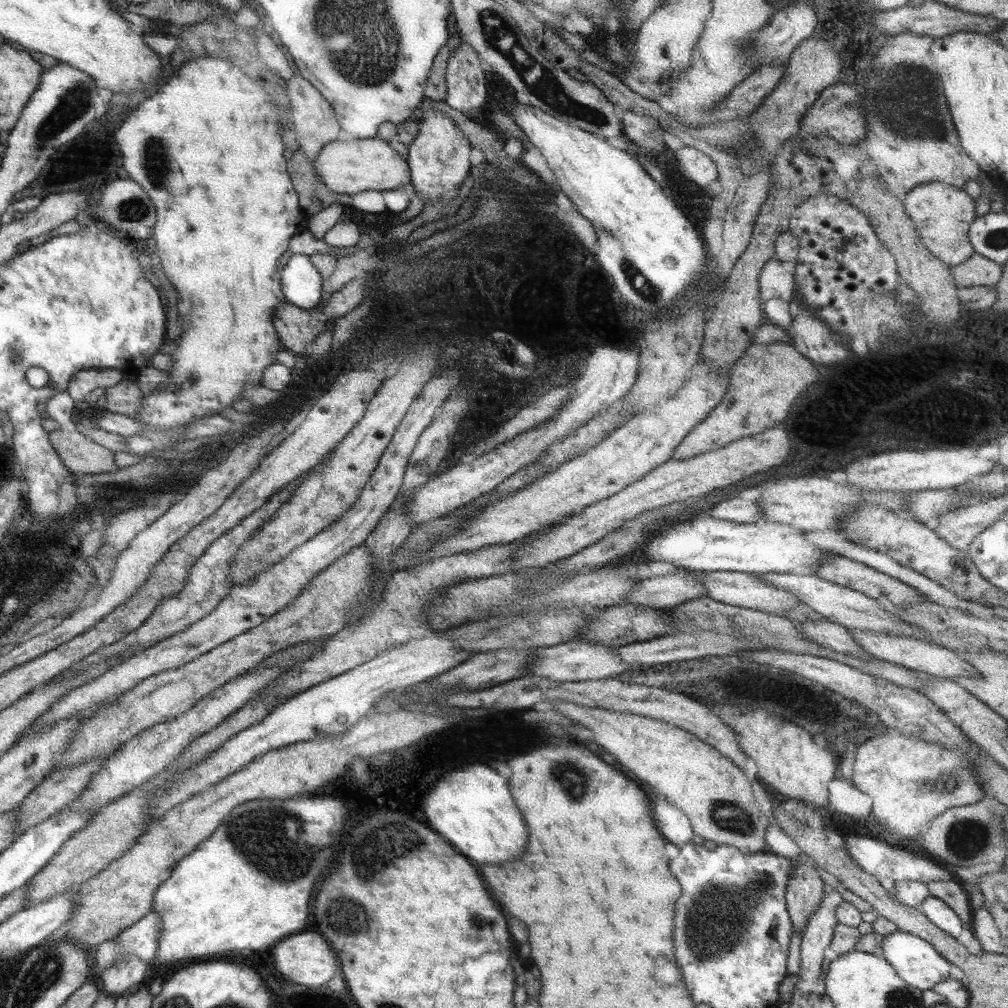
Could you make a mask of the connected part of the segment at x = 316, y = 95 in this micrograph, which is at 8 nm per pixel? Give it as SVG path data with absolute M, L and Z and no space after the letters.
M297 71L286 80L287 95L289 96L289 107L294 120L296 140L301 146L300 149L313 162L318 156L319 150L328 142L345 137L343 128L338 122L335 110L331 104L320 94L320 91L308 82Z

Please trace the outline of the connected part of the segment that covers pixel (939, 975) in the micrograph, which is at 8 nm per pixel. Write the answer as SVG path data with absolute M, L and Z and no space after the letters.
M896 931L884 937L882 941L883 957L894 967L898 977L906 984L920 991L932 990L936 984L950 978L951 962L941 957L941 954L923 938Z

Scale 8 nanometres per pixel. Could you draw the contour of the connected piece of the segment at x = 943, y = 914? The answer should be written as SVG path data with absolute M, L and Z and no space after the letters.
M928 895L925 898L924 902L922 902L921 912L934 925L955 939L958 936L962 936L962 932L966 928L965 924L962 924L962 920L958 917L958 914L950 906L947 906L946 902L942 902L942 900L939 900L934 895Z

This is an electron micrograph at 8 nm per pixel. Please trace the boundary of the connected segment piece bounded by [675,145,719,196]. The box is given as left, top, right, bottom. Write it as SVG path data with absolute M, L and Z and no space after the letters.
M684 146L676 153L679 161L679 170L690 180L694 182L704 194L712 195L708 188L711 182L717 180L719 172L714 160L704 154L700 149L696 150L691 146Z

